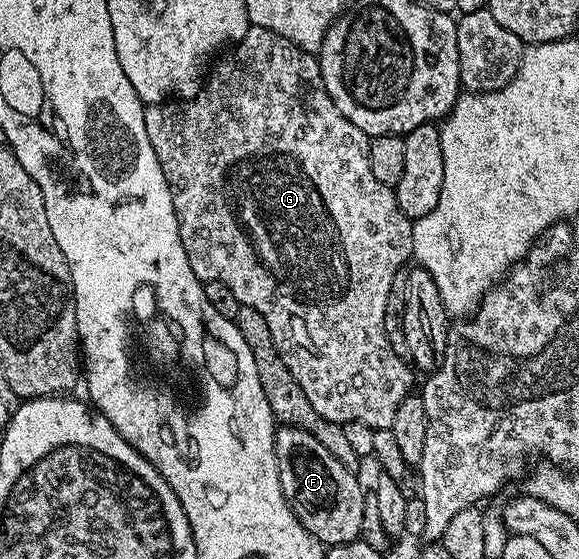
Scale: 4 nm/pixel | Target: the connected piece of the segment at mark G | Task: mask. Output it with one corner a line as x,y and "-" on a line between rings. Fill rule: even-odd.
252,25
234,47
233,53
235,55
228,62
221,63
219,67
216,65
210,71
209,77
203,83
203,89
196,98
151,104
143,112
145,132
149,132
149,144
153,144
153,152
157,152
161,172
165,172
165,180
171,189
181,244
185,248
185,256
189,256
189,268
193,268
200,282
217,280
225,284
225,288
229,288
229,292
237,296
240,306
248,306
261,312
261,316
265,316
265,324
269,324
269,333
273,336
273,344
281,360
285,360
289,372
293,372
293,380
301,384
301,392
305,392
309,404
313,404
313,408
317,408
317,412
321,412
325,420
340,424
360,422
369,424
369,428
374,430
389,430
393,424
393,416
397,416
397,404
401,404
401,400
405,400
405,396
413,390
412,367
391,351
383,327
393,276
397,271
404,269
408,265
407,258
409,262
412,257
412,219
401,212
394,189
381,184
381,180
373,176
369,168
371,138
365,132
361,132
357,124
345,120
337,104
333,104
325,88
325,80
321,76
316,55
297,48
297,44
285,40
285,36
277,32
269,32
265,28
-
235,252
239,252
241,258
237,268

